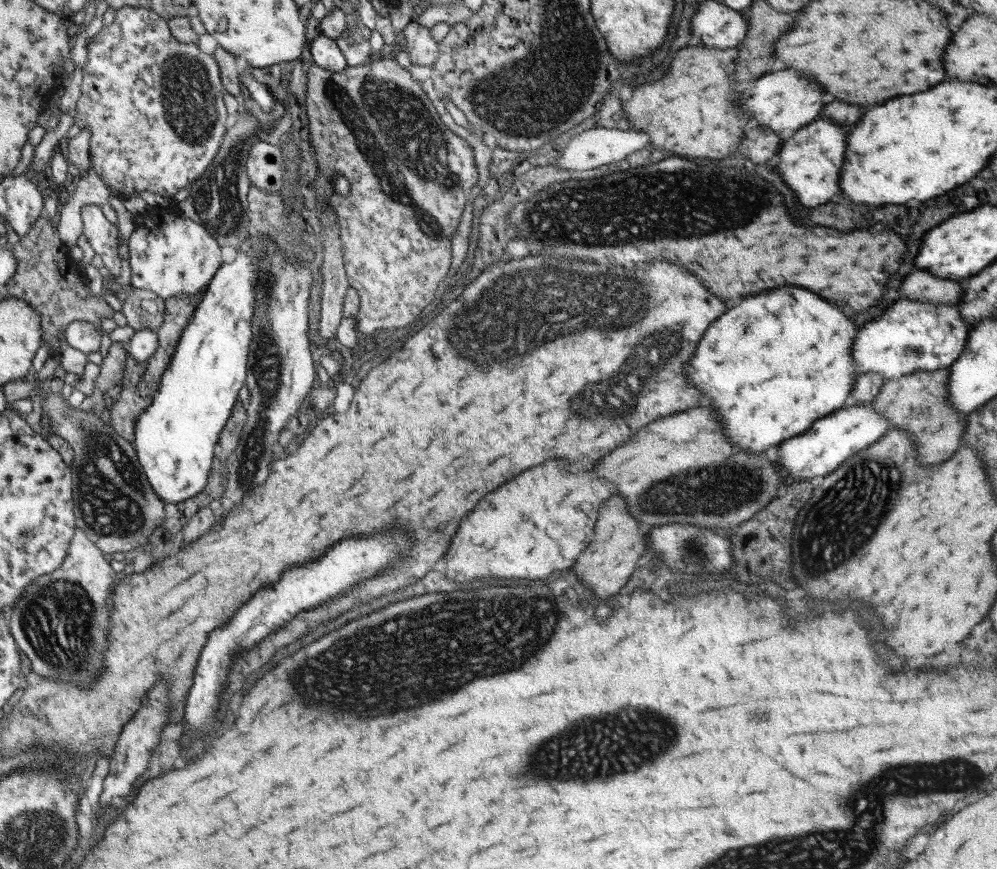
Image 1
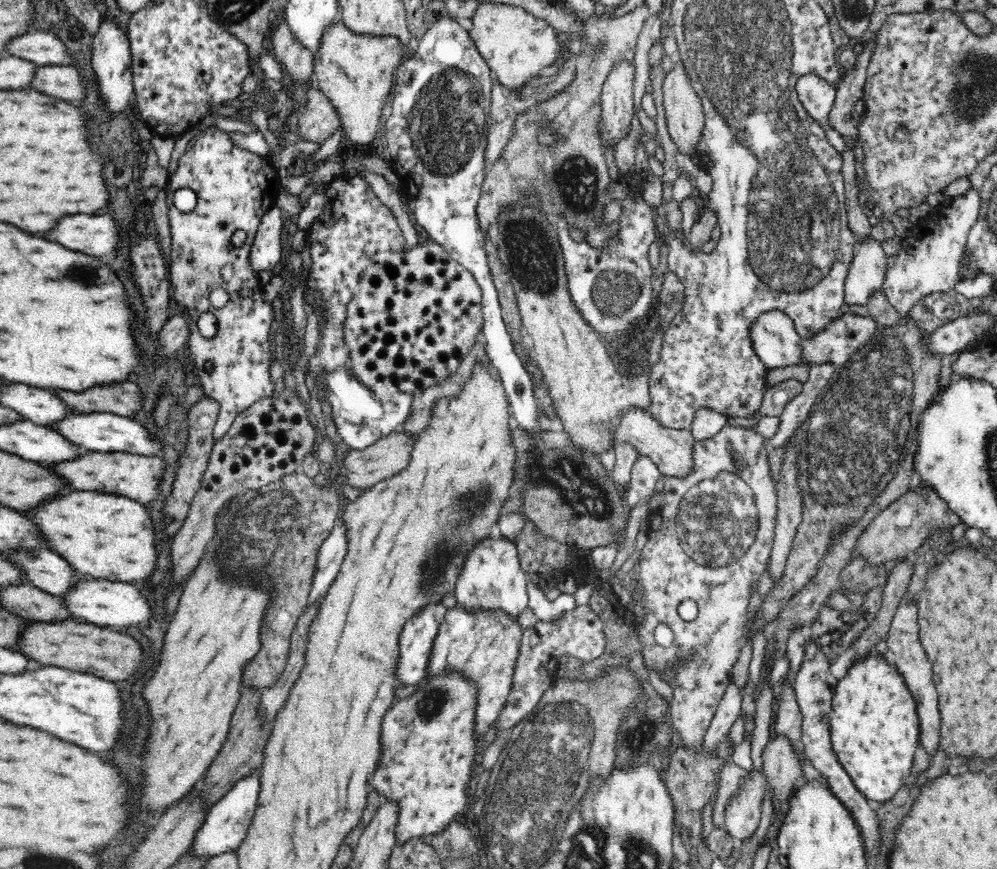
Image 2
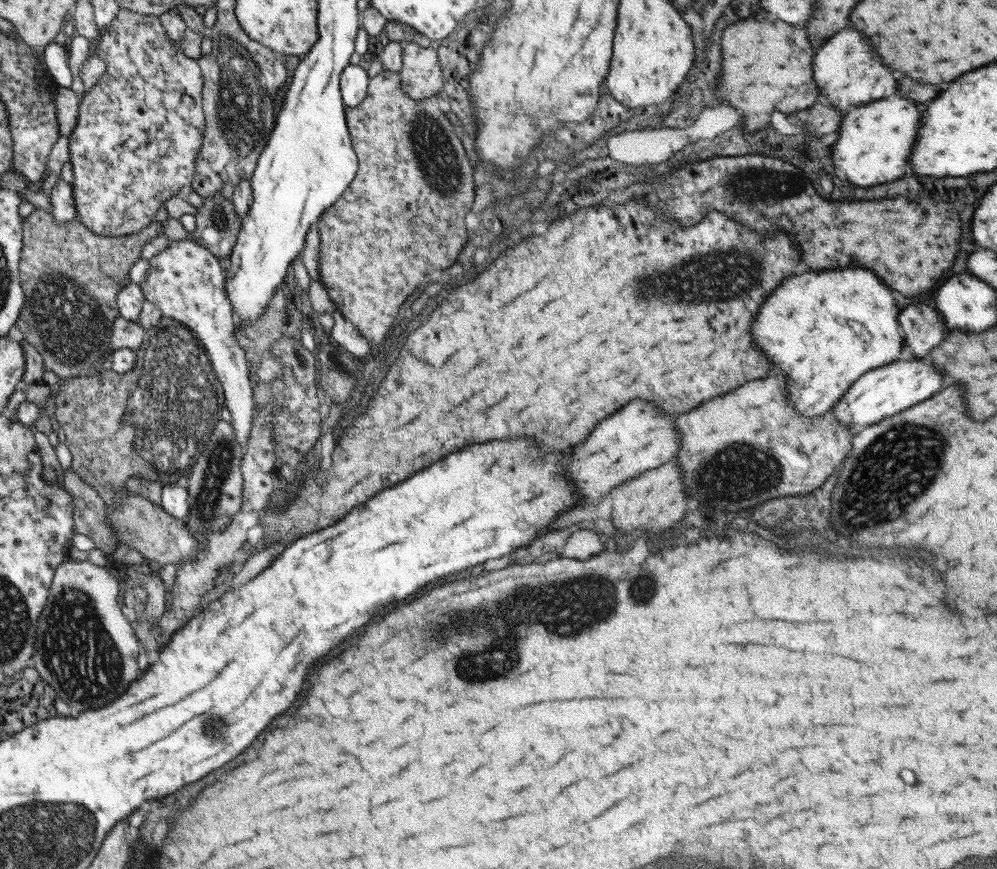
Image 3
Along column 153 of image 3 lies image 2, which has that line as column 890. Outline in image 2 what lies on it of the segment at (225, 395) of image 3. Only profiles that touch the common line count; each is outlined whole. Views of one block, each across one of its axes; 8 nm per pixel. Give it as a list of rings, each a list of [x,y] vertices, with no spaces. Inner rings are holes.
[[[970,187],[965,194],[932,208],[924,219],[914,224],[907,239],[899,239],[900,249],[888,258],[888,272],[881,290],[900,316],[906,317],[907,312],[927,294],[952,292],[953,286],[960,281],[958,265],[970,229],[978,220],[978,212],[980,191]]]

